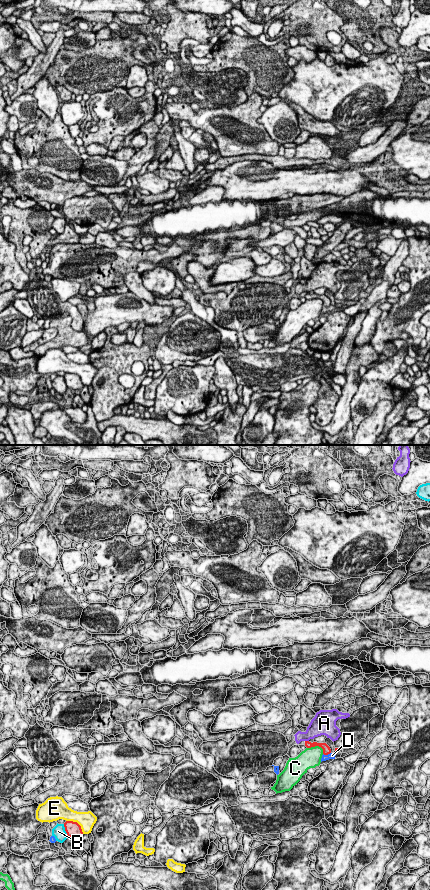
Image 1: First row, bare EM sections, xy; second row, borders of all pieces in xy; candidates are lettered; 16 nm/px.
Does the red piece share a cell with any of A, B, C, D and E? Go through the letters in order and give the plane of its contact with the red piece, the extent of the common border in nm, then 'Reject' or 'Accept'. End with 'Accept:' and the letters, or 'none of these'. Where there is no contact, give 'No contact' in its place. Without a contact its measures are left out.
A: Touches red in xy. Shared border 70 nm. Reject
B: Touches red in xy. Shared border 220 nm. Reject
C: Touches red in xy. Shared border 280 nm. Reject
D: Touches red in xy. Shared border 130 nm. Reject
E: Touches red in xy. Shared border 360 nm. Reject
Accept: none of these

